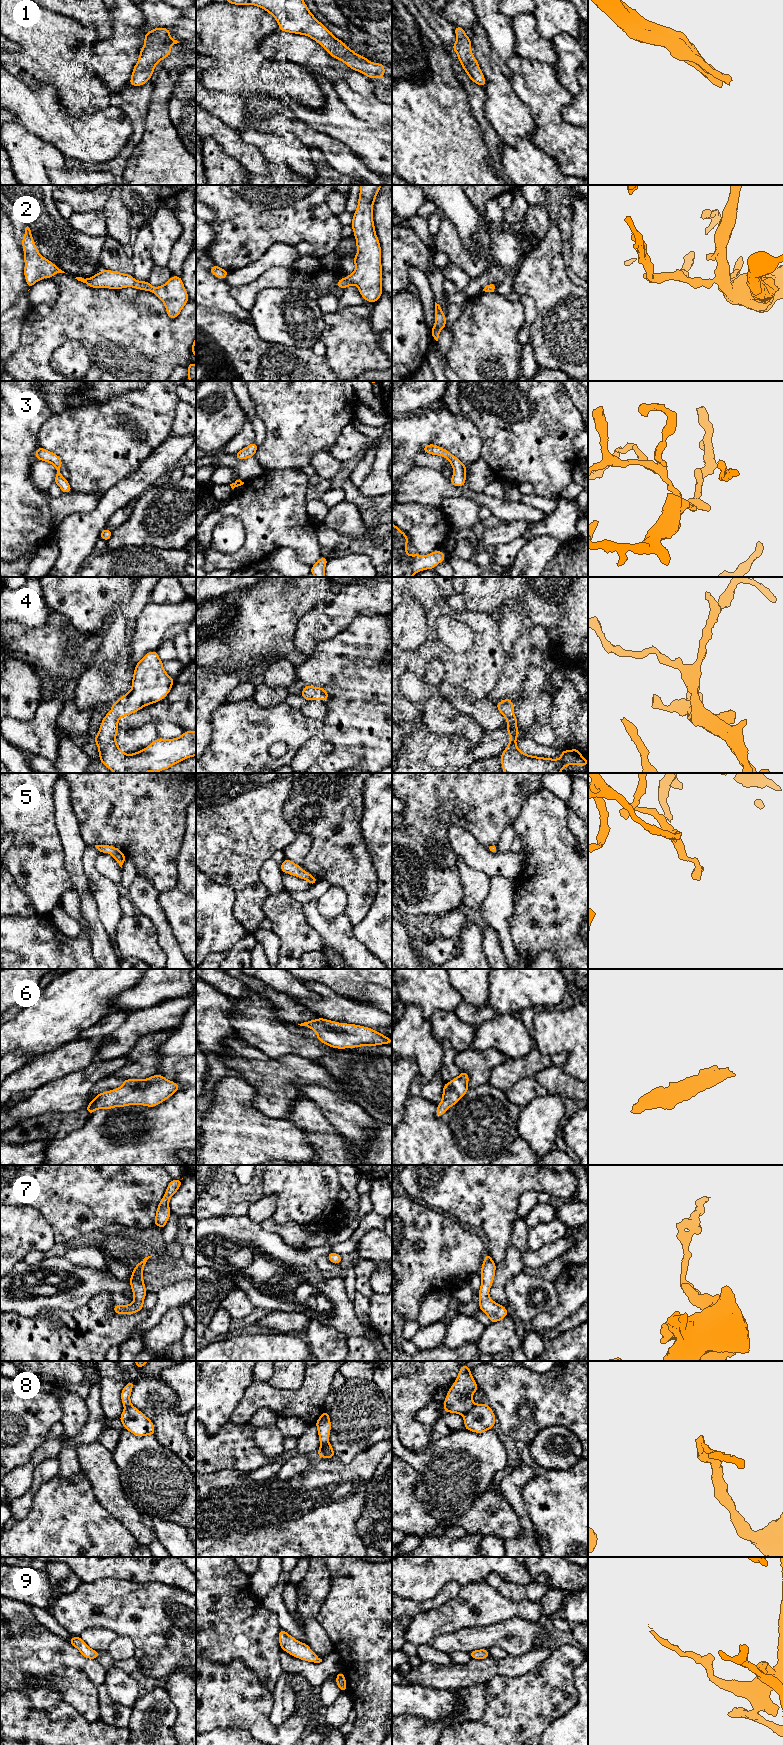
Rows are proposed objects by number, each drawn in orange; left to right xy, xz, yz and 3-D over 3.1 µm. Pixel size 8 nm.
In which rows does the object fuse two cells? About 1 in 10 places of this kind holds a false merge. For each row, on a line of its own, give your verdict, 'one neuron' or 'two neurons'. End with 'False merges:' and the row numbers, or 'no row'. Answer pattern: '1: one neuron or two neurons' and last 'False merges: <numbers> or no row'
1: one neuron
2: one neuron
3: one neuron
4: one neuron
5: one neuron
6: one neuron
7: one neuron
8: two neurons
9: one neuron
False merges: 8

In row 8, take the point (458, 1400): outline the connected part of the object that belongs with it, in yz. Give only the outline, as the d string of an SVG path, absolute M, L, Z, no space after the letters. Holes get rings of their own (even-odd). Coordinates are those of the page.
M468 1364L460 1367L458 1377L448 1390L443 1410L448 1413L464 1415L476 1404L472 1395L477 1391L478 1385L474 1380Z

